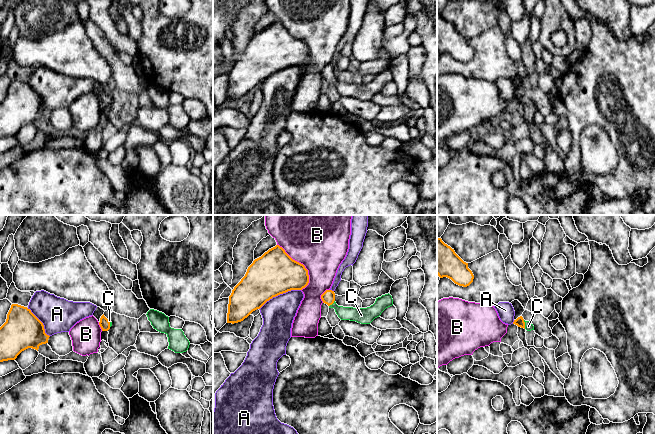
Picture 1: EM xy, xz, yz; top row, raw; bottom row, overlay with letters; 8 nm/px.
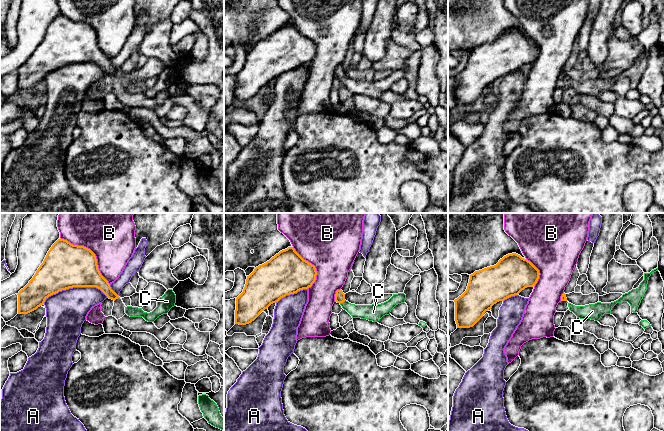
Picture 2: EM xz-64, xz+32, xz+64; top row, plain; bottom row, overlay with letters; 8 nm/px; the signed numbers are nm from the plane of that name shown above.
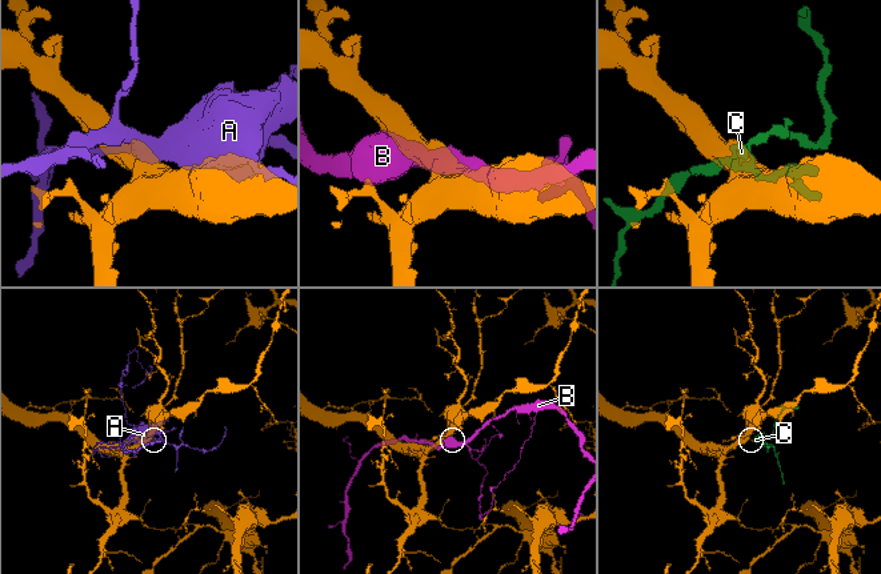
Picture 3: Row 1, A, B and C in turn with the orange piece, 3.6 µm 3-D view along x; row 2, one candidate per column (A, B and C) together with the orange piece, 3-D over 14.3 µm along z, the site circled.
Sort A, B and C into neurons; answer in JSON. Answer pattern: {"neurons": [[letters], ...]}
{"neurons": [["A"], ["B"], ["C"]]}

